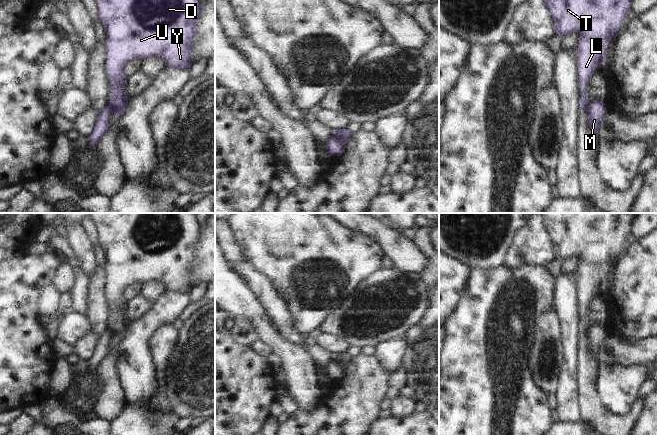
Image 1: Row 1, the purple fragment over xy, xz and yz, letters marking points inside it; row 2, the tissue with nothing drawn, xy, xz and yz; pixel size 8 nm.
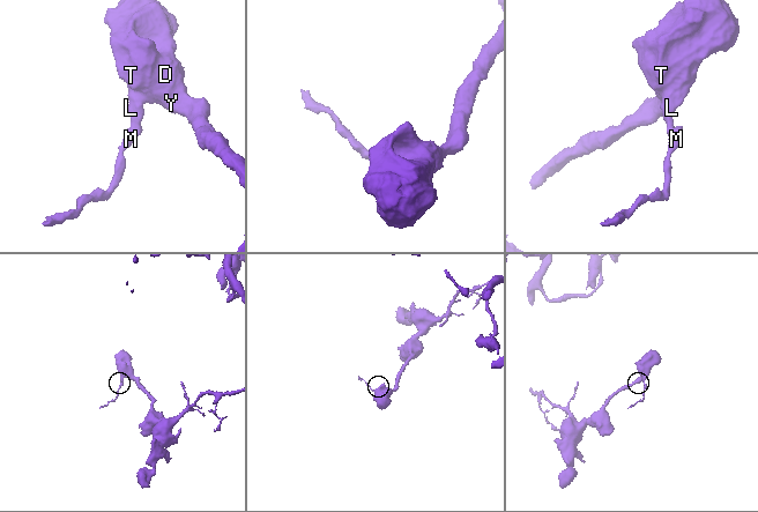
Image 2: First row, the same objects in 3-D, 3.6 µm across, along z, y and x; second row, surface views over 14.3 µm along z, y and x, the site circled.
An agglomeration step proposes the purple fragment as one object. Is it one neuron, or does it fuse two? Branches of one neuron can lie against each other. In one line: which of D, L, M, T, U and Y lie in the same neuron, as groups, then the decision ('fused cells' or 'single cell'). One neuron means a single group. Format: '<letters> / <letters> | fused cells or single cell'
D L T U Y / M | fused cells

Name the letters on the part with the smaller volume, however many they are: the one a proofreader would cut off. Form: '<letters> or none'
M

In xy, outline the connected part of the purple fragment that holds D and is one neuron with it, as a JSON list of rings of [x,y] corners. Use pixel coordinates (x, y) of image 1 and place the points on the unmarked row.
[[[91,213],[90,216],[97,227],[99,243],[107,258],[107,298],[111,307],[109,329],[119,341],[127,333],[128,323],[123,307],[127,306],[128,300],[124,293],[131,284],[157,280],[162,282],[168,291],[189,294],[193,289],[194,261],[197,259],[198,243],[203,229],[196,213]]]

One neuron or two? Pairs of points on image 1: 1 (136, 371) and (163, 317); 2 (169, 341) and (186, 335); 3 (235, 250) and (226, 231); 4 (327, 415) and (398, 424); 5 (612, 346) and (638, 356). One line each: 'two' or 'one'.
1: one
2: two
3: one
4: two
5: one

